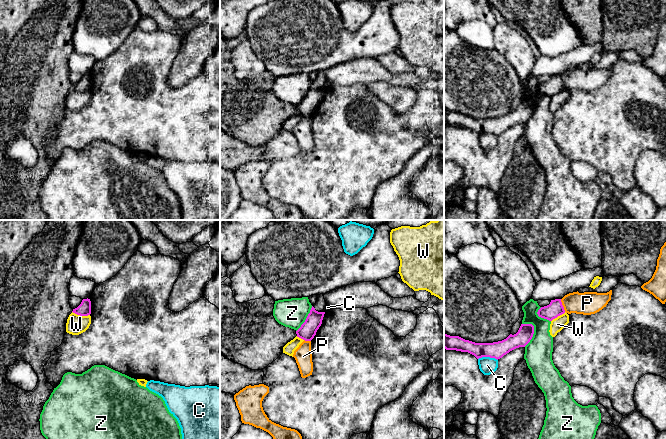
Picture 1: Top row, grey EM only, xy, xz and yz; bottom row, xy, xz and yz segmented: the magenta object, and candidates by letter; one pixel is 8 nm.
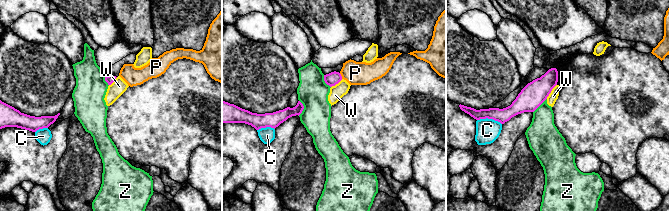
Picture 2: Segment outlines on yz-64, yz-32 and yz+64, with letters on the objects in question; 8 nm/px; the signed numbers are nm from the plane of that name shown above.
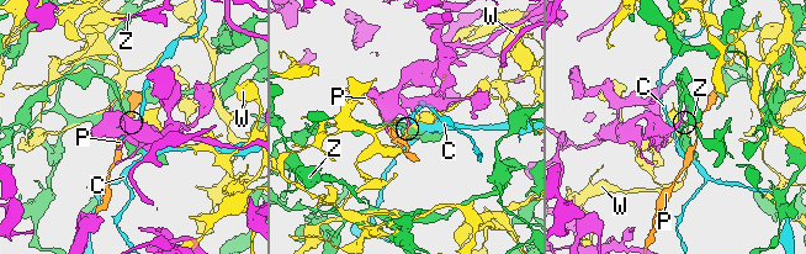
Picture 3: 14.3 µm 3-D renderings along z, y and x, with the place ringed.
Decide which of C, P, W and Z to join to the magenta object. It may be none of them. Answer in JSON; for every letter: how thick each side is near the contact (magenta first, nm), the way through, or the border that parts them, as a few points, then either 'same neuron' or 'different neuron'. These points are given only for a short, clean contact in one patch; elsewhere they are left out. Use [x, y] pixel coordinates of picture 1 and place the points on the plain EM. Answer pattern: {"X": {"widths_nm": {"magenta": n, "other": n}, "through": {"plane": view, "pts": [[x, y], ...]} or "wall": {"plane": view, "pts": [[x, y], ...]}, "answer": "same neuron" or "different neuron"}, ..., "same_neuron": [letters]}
{"C": {"widths_nm": {"magenta": 140, "other": 140}, "answer": "different neuron"}, "P": {"widths_nm": {"magenta": 120, "other": 190}, "wall": {"plane": "yz", "pts": [[560, 75], [565, 87]]}, "answer": "different neuron"}, "W": {"widths_nm": {"magenta": 110, "other": 160}, "answer": "different neuron"}, "Z": {"widths_nm": {"magenta": 130, "other": 220}, "answer": "different neuron"}, "same_neuron": []}

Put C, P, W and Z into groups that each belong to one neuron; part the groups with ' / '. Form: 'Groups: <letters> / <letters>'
Groups: C / P / W / Z

